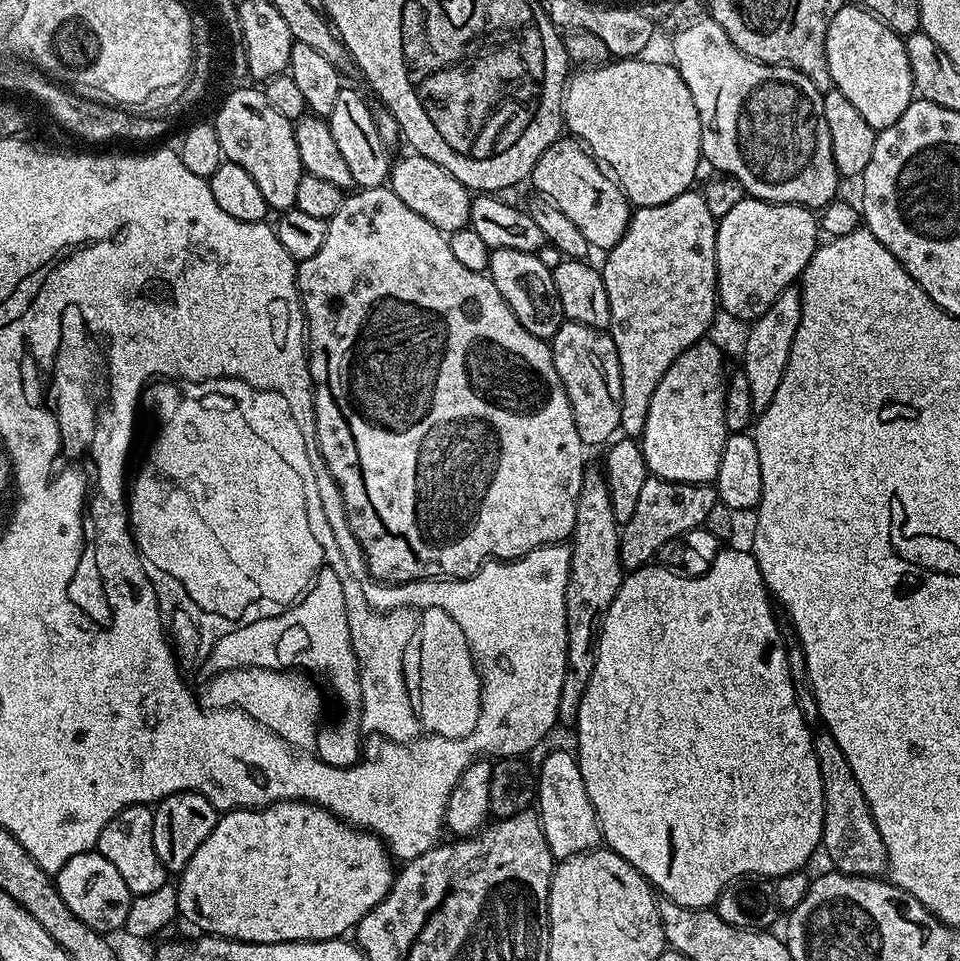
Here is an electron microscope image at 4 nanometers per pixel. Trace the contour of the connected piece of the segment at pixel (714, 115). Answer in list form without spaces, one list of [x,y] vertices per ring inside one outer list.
[[[701,18],[690,26],[686,26],[681,32],[675,33],[672,44],[672,56],[674,67],[680,72],[681,80],[686,82],[690,90],[690,98],[694,98],[694,106],[698,106],[698,118],[700,119],[700,154],[705,161],[713,164],[715,171],[720,174],[733,176],[744,188],[749,197],[758,200],[769,200],[771,204],[801,204],[804,208],[823,210],[829,203],[837,199],[842,183],[839,170],[834,166],[834,150],[830,150],[830,129],[826,127],[826,114],[824,113],[824,93],[817,90],[814,82],[806,78],[796,68],[788,68],[784,64],[764,64],[760,60],[749,60],[743,52],[737,50],[734,42],[718,26],[718,22],[711,18]]]

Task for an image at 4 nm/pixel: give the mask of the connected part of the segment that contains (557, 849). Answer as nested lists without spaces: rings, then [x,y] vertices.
[[[571,751],[552,752],[541,762],[540,772],[538,768],[536,800],[538,801],[542,830],[546,834],[546,842],[550,846],[553,857],[555,857],[557,861],[562,861],[571,856],[577,856],[583,852],[590,852],[601,847],[602,837],[600,834],[600,823],[596,817],[594,806],[590,802],[590,794],[586,794],[586,782],[582,782],[580,764]]]

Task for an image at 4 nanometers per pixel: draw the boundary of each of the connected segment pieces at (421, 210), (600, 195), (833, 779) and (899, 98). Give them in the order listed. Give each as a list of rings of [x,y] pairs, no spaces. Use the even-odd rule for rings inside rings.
[[[407,155],[402,157],[397,164],[395,161],[391,165],[390,187],[392,192],[398,194],[398,198],[402,198],[402,202],[406,202],[410,210],[414,210],[414,214],[422,214],[426,222],[430,222],[442,233],[451,234],[458,231],[459,228],[469,227],[473,199],[469,189],[464,188],[462,182],[458,182],[458,178],[442,170],[438,162],[430,162],[430,158],[425,156]]]
[[[579,139],[555,140],[532,168],[530,184],[536,187],[539,195],[558,206],[558,210],[562,210],[562,214],[566,214],[566,218],[582,230],[582,234],[586,234],[586,242],[593,249],[613,248],[628,228],[630,205],[627,196],[605,171],[599,159]]]
[[[826,730],[820,731],[813,737],[812,748],[815,750],[815,758],[818,759],[819,773],[822,774],[823,798],[824,798],[824,834],[822,837],[822,852],[828,855],[828,860],[837,872],[844,872],[847,876],[871,876],[879,877],[888,866],[888,851],[882,842],[882,836],[878,834],[874,818],[870,814],[870,806],[866,802],[866,794],[862,794],[862,788],[854,772],[851,770],[846,756],[838,746],[837,740]]]
[[[848,2],[834,14],[830,22],[830,30],[826,30],[826,62],[830,66],[832,86],[837,88],[857,108],[858,114],[870,122],[870,126],[877,130],[888,128],[910,106],[914,99],[910,62],[906,58],[904,40],[890,26],[886,26],[872,12],[861,8],[859,3]]]

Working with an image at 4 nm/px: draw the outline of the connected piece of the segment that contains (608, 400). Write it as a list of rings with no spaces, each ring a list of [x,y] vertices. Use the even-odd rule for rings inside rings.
[[[568,320],[553,334],[550,347],[554,370],[558,370],[566,398],[570,398],[578,438],[582,438],[586,446],[607,445],[620,432],[622,418],[622,374],[618,366],[618,350],[611,335],[599,328]]]

